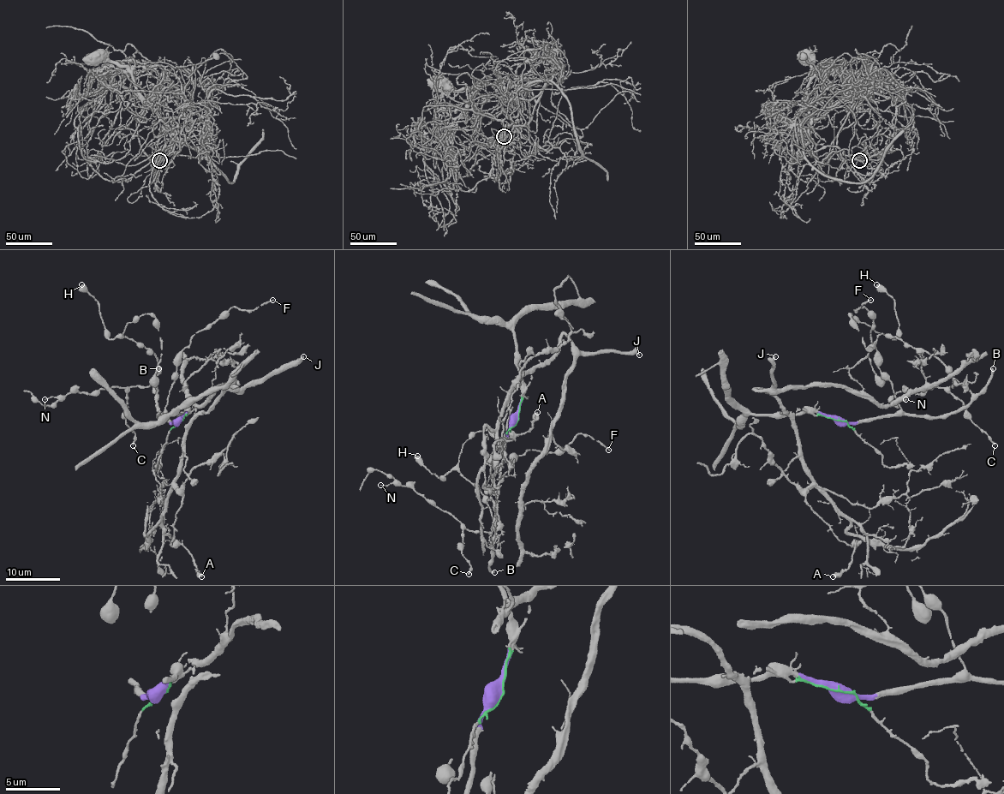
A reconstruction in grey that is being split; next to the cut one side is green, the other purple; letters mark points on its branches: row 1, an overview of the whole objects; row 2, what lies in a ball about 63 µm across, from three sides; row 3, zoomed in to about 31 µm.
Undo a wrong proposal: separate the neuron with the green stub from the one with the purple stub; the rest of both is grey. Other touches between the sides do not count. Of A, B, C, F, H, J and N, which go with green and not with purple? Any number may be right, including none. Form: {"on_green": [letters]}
{"on_green": ["A", "J"]}

